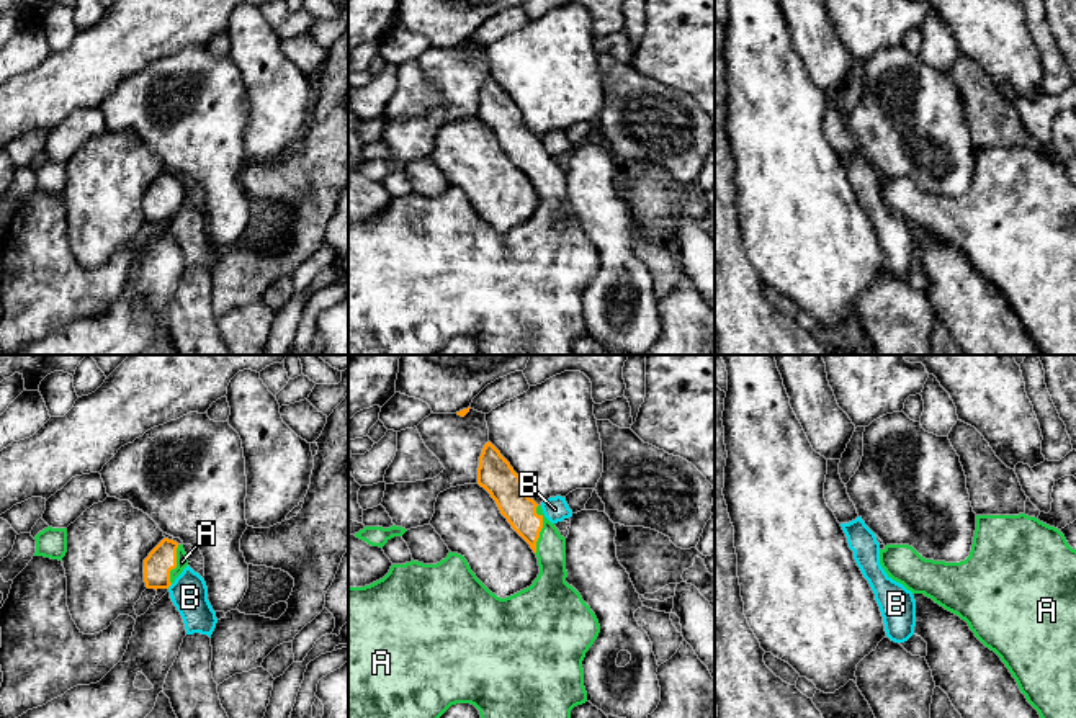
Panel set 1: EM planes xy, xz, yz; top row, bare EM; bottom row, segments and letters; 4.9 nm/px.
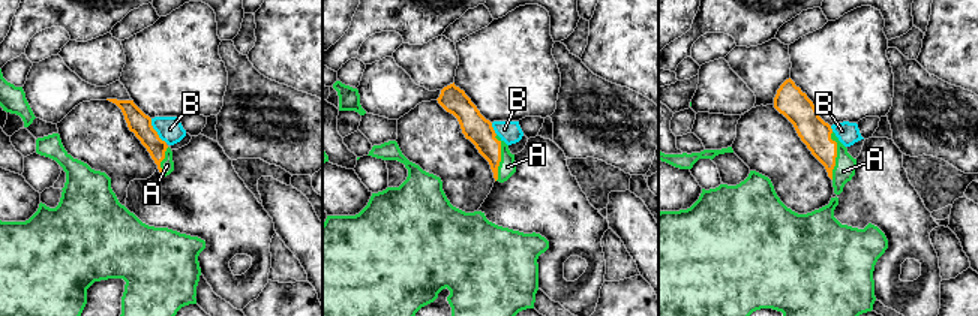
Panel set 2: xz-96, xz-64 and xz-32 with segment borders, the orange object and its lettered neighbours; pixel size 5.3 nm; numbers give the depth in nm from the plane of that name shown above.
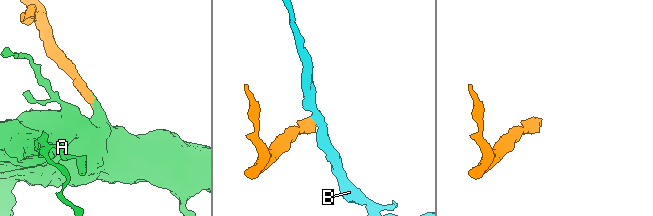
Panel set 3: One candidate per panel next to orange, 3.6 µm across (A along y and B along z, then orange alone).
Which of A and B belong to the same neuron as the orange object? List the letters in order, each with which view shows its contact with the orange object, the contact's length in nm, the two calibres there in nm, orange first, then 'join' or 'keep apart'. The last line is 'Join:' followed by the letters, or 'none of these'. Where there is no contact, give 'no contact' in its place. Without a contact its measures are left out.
A: contact in xz; length 240 nm; calibres 160 and 140 nm; join
B: contact in xy; length 40 nm; calibres 140 and 180 nm; keep apart
Join: A

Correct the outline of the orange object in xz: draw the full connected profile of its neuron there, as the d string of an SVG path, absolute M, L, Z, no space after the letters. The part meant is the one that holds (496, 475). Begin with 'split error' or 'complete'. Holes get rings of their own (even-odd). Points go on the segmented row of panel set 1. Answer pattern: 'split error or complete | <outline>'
split error | M491 442L484 445L479 456L477 484L491 494L500 514L536 554L540 566L538 577L530 587L500 599L476 577L464 556L450 551L437 564L424 564L414 559L406 564L392 564L383 579L365 587L348 587L348 718L440 718L456 703L474 705L481 718L571 718L571 710L587 702L582 661L597 639L600 625L581 594L566 582L566 538L545 517L541 505L528 497L520 476Z

